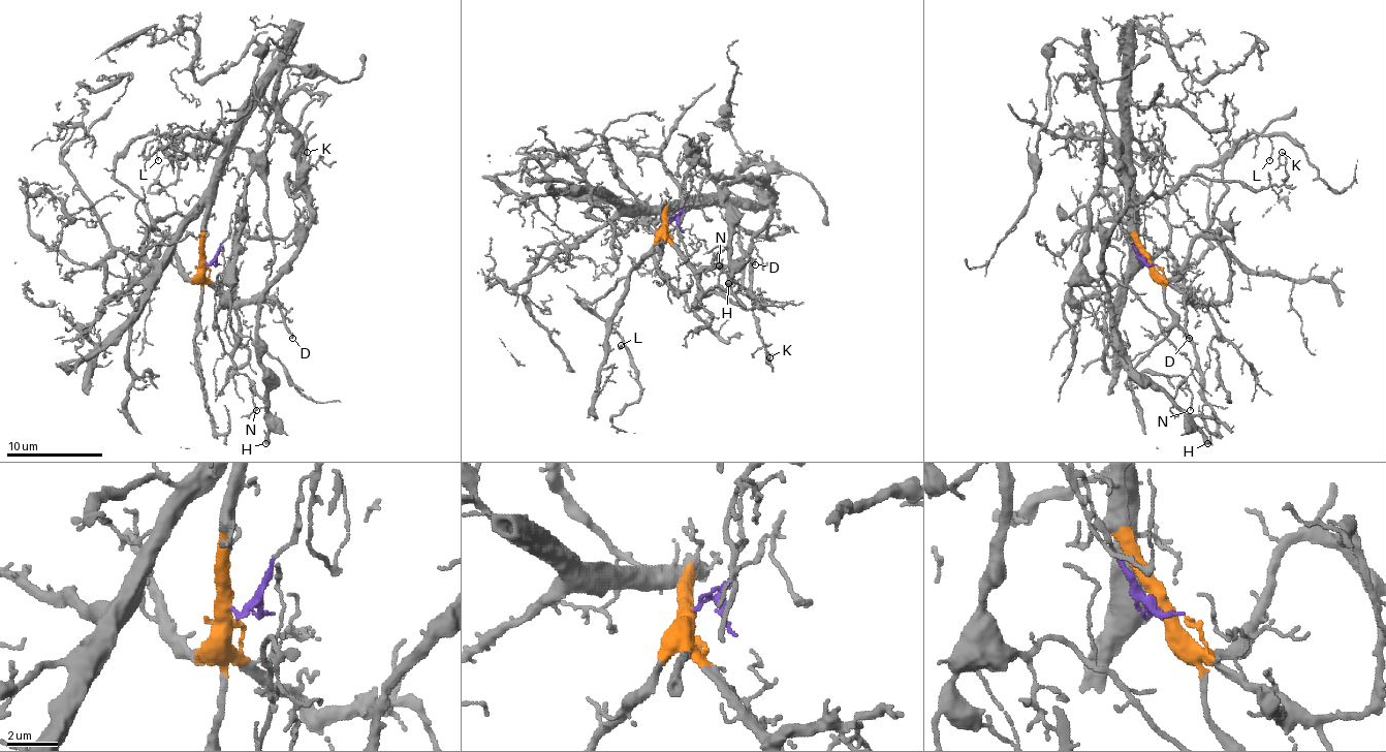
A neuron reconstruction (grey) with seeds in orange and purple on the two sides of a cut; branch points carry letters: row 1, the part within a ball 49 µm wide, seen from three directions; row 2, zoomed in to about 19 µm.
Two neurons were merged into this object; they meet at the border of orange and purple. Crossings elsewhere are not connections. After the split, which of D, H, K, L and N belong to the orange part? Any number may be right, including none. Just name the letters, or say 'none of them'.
D, L

